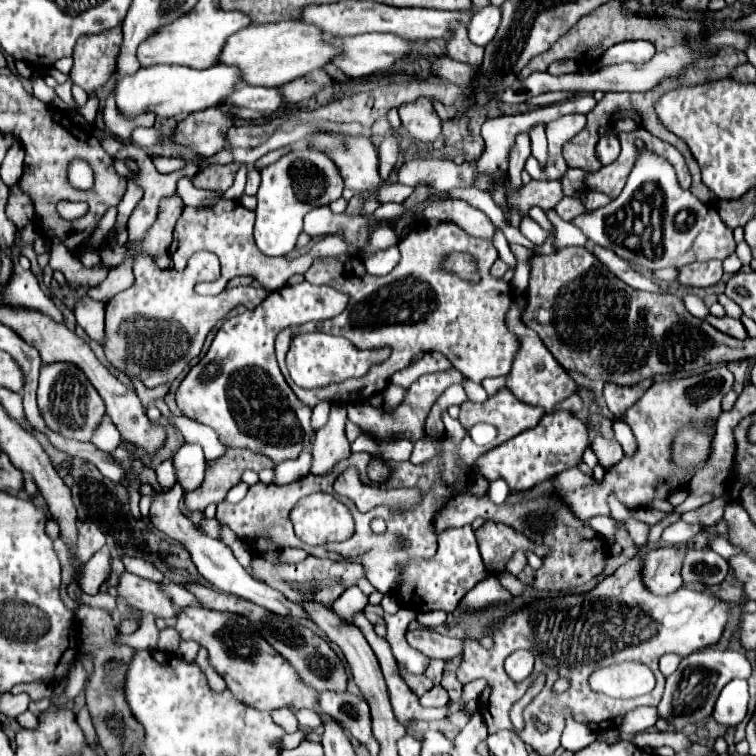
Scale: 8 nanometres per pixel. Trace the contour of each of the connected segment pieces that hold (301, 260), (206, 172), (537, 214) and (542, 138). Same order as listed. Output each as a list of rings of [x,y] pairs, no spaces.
[[[220,200],[214,208],[208,208],[208,210],[196,210],[192,206],[186,206],[182,216],[178,218],[176,222],[176,228],[174,228],[174,242],[170,246],[170,256],[174,260],[174,268],[176,270],[184,270],[188,258],[198,252],[198,250],[208,250],[208,252],[214,252],[218,258],[220,258],[220,264],[222,264],[222,276],[214,282],[214,284],[200,284],[196,288],[198,294],[220,294],[228,280],[232,280],[234,276],[252,276],[254,280],[260,282],[260,286],[268,292],[274,292],[278,288],[282,288],[290,276],[294,274],[304,274],[308,270],[308,266],[312,264],[314,258],[318,256],[330,256],[330,258],[336,258],[340,254],[350,254],[354,256],[356,252],[350,252],[346,242],[340,240],[338,236],[324,236],[322,240],[318,240],[314,244],[314,248],[304,254],[304,256],[298,256],[298,258],[292,258],[292,262],[288,258],[270,258],[270,256],[264,256],[256,244],[254,244],[253,229],[255,225],[256,215],[252,210],[246,210],[240,202],[236,200]]]
[[[238,162],[232,164],[210,164],[204,170],[200,170],[194,176],[194,186],[202,190],[214,190],[214,192],[224,192],[234,184],[234,176],[240,170]]]
[[[532,207],[529,210],[528,215],[538,224],[540,224],[540,226],[542,226],[542,228],[544,228],[545,230],[552,230],[552,232],[555,231],[555,227],[553,226],[553,224],[551,224],[544,211],[539,207]]]
[[[544,124],[530,130],[530,144],[532,144],[532,156],[540,162],[543,170],[548,160],[548,147],[546,134],[544,134]]]

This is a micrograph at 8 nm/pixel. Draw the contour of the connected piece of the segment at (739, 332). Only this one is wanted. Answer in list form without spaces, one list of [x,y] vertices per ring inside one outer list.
[[[708,316],[706,318],[714,328],[718,328],[720,332],[732,336],[732,338],[748,338],[748,332],[744,328],[744,324],[740,320],[734,320],[730,316],[724,316],[724,318],[716,318],[716,316]]]

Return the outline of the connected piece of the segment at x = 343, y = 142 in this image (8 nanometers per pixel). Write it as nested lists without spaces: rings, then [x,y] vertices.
[[[322,132],[312,138],[312,144],[338,164],[346,188],[360,194],[378,186],[378,158],[368,136],[332,136]]]

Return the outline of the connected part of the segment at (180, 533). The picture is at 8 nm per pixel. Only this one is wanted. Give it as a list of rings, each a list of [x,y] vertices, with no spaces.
[[[174,484],[174,488],[168,492],[168,494],[156,494],[154,502],[152,502],[152,508],[150,508],[150,522],[164,534],[168,534],[170,538],[174,538],[176,542],[184,544],[184,548],[190,552],[192,556],[192,562],[196,564],[198,572],[218,590],[226,592],[226,594],[234,594],[234,596],[240,596],[240,598],[246,598],[258,606],[264,606],[266,610],[272,610],[274,614],[280,614],[280,616],[296,616],[296,618],[308,618],[306,612],[296,606],[294,602],[290,602],[288,598],[284,598],[284,594],[280,594],[278,590],[272,590],[270,586],[262,584],[262,582],[256,582],[246,570],[244,566],[234,558],[232,550],[220,542],[220,540],[214,540],[214,538],[208,538],[204,532],[200,532],[190,518],[186,518],[180,508],[178,508],[178,502],[182,498],[182,486],[180,484]]]

